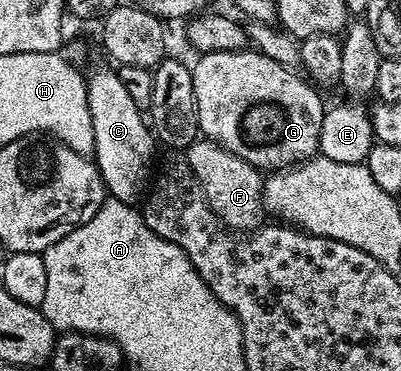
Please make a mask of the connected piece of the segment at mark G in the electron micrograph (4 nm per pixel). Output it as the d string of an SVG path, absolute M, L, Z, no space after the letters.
M255 48L214 51L200 54L196 59L192 66L192 79L198 124L203 137L226 148L226 152L234 152L234 156L246 160L261 172L286 170L297 163L304 163L319 151L320 129L326 106L320 103L316 95L317 87L301 77L295 69L276 63Z

